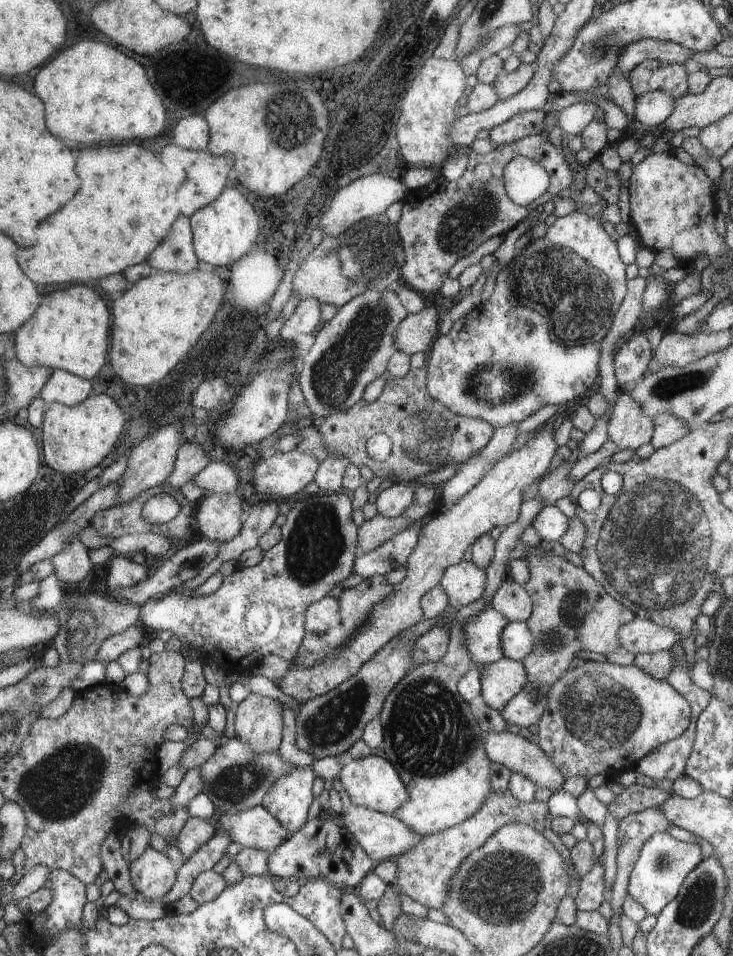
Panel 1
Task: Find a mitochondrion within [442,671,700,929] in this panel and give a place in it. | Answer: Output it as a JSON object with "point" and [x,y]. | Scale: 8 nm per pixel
{"point":[521,876]}

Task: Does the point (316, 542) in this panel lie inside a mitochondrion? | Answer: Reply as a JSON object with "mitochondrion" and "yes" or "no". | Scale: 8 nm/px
{"mitochondrion":"yes"}

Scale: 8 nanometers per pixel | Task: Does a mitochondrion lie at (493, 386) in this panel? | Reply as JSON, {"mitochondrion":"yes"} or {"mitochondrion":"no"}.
{"mitochondrion":"yes"}

